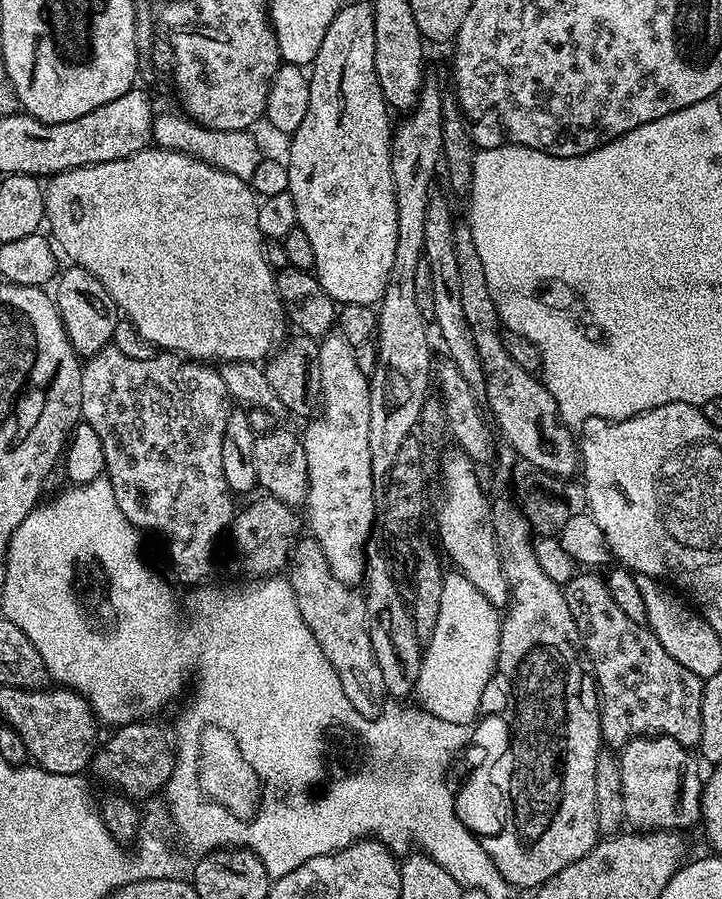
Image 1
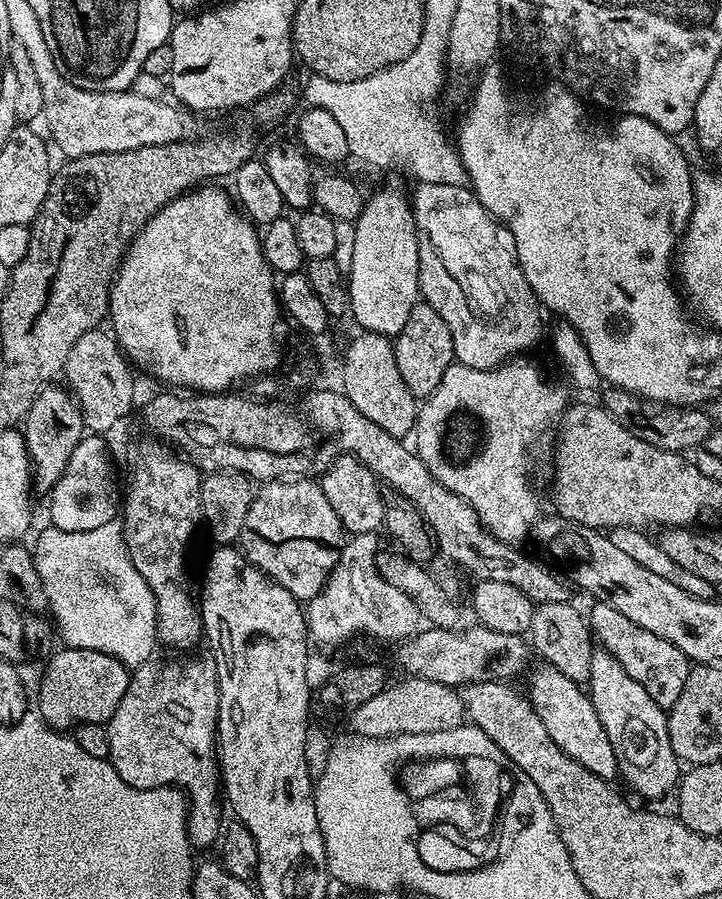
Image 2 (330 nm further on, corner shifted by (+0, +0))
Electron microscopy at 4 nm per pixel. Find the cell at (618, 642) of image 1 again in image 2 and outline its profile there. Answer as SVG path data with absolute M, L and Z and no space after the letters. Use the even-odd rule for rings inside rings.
M596 602L592 605L594 606L592 616L590 612L590 627L599 647L618 658L622 670L626 670L626 674L630 674L630 678L634 678L634 682L638 682L638 686L642 686L642 690L646 690L646 694L654 698L659 708L672 708L686 684L690 669L689 659L684 656L682 650L678 650L665 638L644 630L610 604Z

